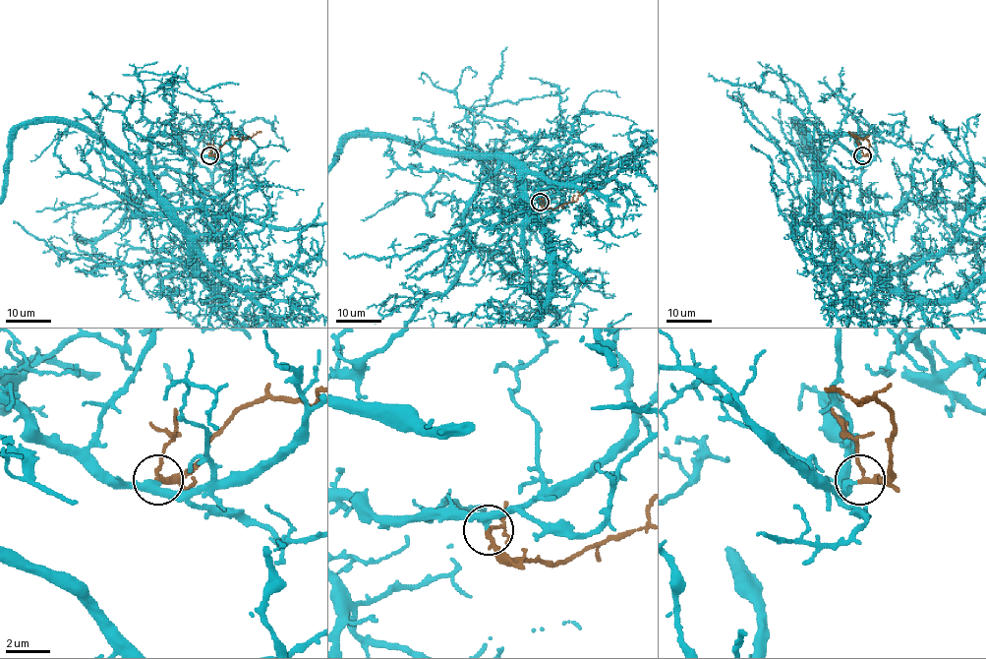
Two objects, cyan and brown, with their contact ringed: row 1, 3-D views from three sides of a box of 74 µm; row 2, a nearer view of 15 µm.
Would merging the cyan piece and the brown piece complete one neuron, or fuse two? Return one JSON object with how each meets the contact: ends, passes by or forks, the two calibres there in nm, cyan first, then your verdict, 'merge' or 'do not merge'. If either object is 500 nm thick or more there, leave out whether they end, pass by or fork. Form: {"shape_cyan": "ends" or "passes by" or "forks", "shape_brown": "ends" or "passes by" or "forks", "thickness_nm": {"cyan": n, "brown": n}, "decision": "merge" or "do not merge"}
{"shape_cyan": "passes by", "shape_brown": "passes by", "thickness_nm": {"cyan": 280, "brown": 190}, "decision": "merge"}

